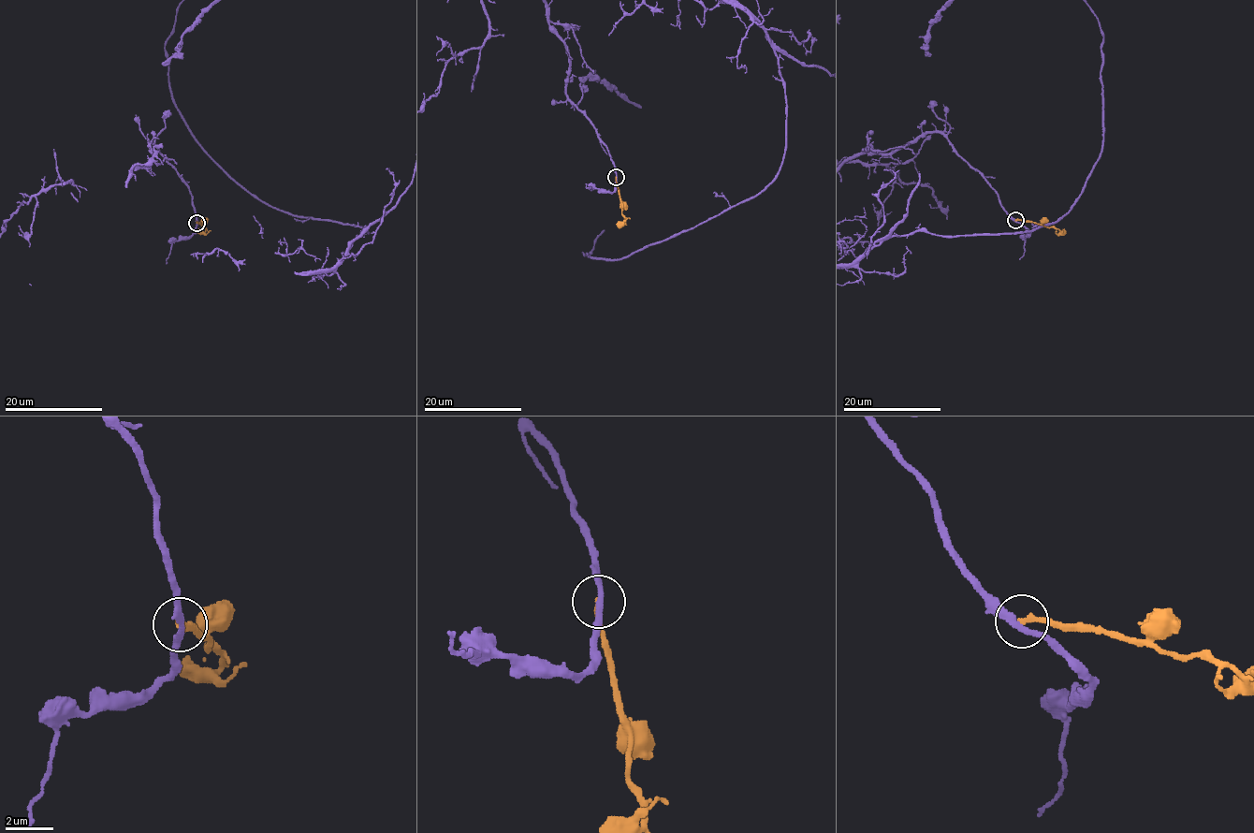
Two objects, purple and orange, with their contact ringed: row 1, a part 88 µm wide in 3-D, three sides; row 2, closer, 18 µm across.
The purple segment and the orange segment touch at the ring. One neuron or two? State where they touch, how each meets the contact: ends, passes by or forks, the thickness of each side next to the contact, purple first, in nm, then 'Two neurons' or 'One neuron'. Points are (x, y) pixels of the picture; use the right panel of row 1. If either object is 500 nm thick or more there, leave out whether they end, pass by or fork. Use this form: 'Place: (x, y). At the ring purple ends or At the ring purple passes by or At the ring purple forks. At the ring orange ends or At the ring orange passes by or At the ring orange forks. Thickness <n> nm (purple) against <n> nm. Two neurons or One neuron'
Place: (1015, 220). At the ring purple passes by. At the ring orange ends. Thickness 260 nm (purple) against 240 nm. Two neurons

